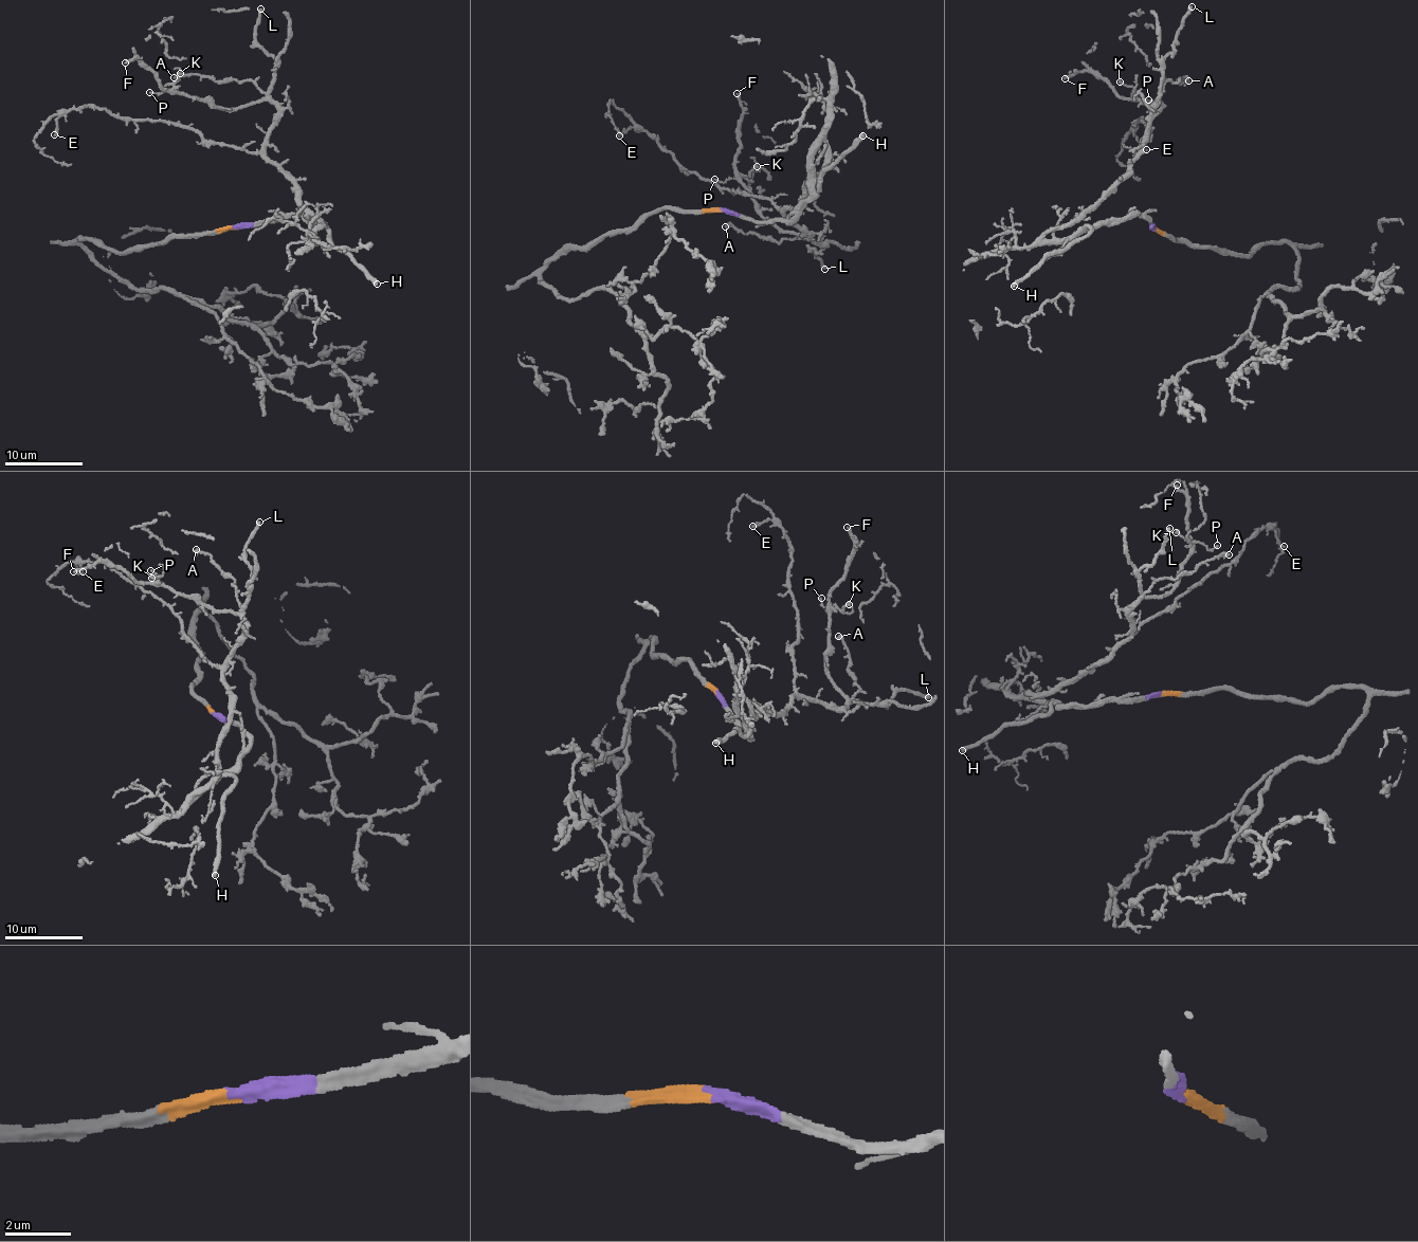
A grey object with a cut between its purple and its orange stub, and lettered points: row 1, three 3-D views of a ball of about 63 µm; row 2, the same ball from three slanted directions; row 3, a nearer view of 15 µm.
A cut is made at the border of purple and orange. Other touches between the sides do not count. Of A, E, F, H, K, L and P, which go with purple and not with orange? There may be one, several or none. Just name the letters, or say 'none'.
A, E, F, H, K, L, P

